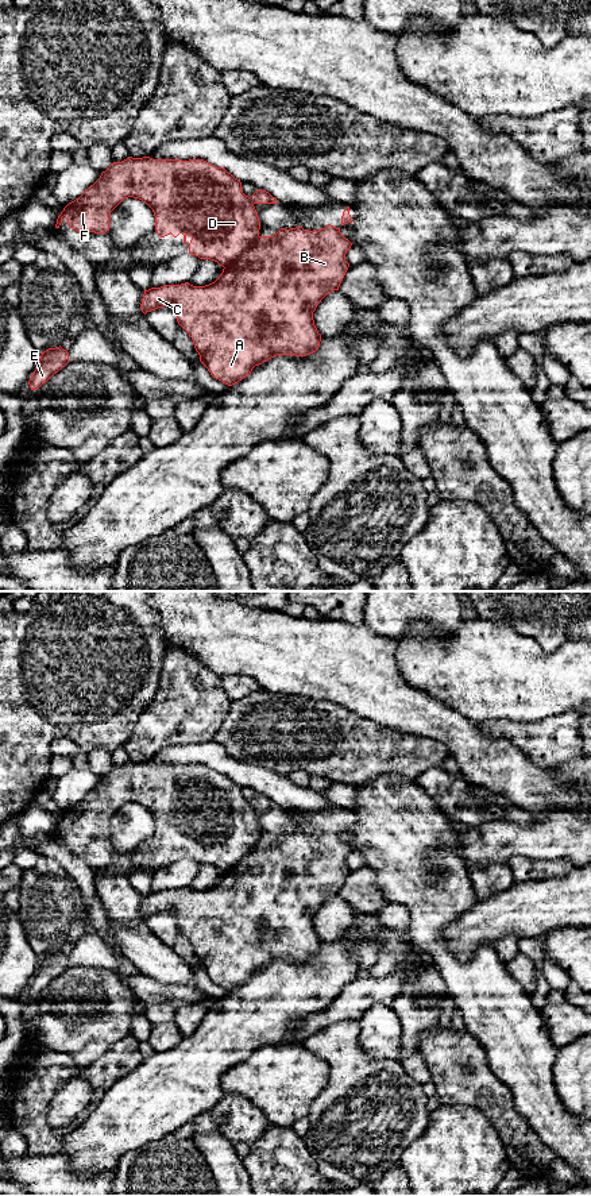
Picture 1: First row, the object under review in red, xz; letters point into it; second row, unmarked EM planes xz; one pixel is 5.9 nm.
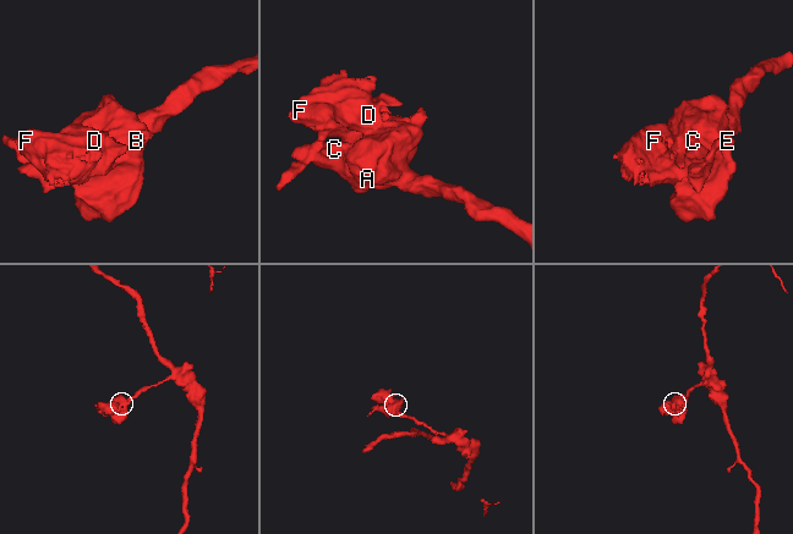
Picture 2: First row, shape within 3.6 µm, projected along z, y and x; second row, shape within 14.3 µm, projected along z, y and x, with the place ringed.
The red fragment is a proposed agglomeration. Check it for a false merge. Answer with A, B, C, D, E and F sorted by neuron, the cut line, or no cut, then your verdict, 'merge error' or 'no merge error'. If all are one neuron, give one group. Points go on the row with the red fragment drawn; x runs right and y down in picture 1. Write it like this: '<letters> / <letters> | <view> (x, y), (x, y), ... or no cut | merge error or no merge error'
A B C / D E F | xz (259, 236), (240, 257), (224, 267) | merge error

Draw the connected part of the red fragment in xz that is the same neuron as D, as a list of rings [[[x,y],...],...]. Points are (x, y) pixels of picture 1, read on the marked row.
[[[130,157],[121,162],[113,162],[93,185],[63,208],[57,219],[55,228],[59,228],[65,216],[69,227],[81,234],[105,234],[109,231],[111,212],[128,197],[139,198],[152,209],[155,229],[161,238],[170,234],[177,238],[182,234],[186,244],[186,236],[190,235],[189,254],[200,259],[215,261],[223,267],[242,258],[259,238],[260,221],[258,212],[250,197],[243,193],[242,182],[225,169],[216,167],[204,159],[151,159],[150,157]]]

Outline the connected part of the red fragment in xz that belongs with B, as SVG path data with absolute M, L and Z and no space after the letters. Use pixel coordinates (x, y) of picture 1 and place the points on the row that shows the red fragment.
M331 224L318 231L281 228L273 236L259 236L242 258L224 267L220 277L209 285L193 286L185 282L144 290L140 309L146 315L163 306L174 308L177 321L192 337L200 362L213 378L232 386L248 377L255 366L277 355L306 356L318 350L321 335L314 325L313 312L327 294L339 290L349 267L345 254L351 246L340 228Z

